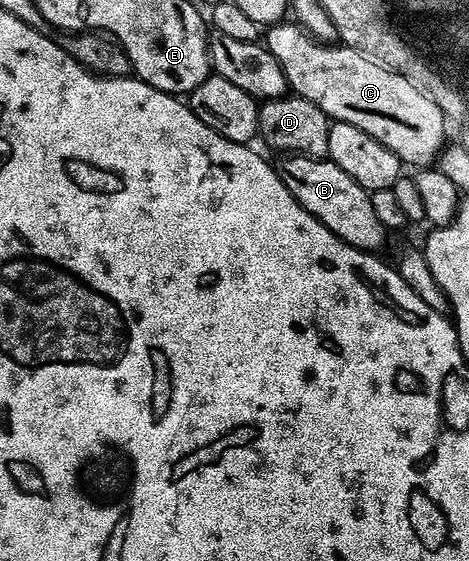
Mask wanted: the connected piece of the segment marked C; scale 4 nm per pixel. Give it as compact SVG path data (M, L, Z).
M277 23L267 33L266 48L282 67L289 90L295 96L310 99L310 103L322 107L332 121L362 127L366 135L394 151L405 166L428 167L439 158L446 145L444 113L401 75L347 45L317 41L295 23Z

